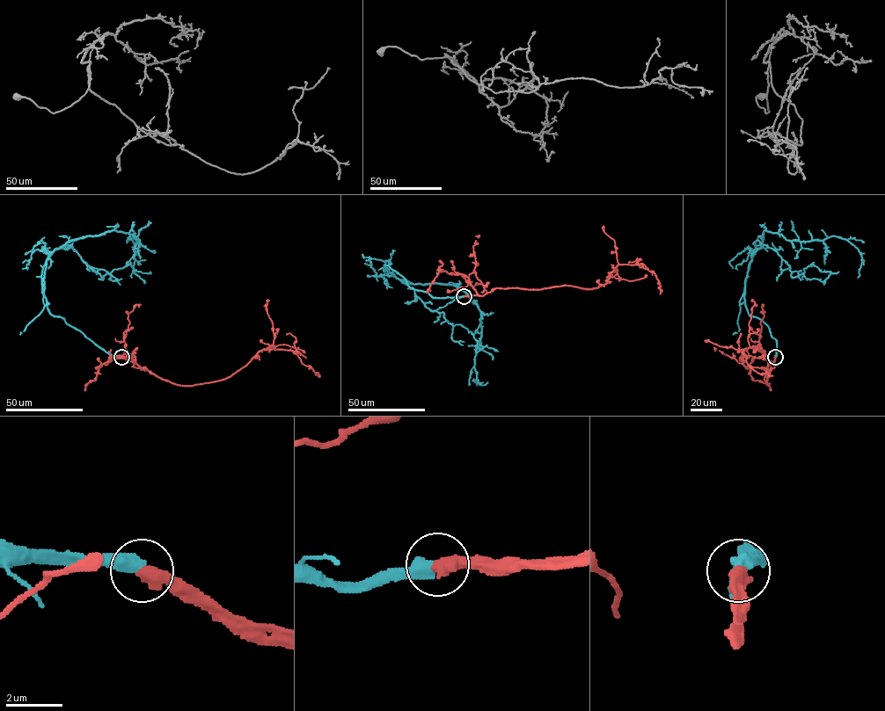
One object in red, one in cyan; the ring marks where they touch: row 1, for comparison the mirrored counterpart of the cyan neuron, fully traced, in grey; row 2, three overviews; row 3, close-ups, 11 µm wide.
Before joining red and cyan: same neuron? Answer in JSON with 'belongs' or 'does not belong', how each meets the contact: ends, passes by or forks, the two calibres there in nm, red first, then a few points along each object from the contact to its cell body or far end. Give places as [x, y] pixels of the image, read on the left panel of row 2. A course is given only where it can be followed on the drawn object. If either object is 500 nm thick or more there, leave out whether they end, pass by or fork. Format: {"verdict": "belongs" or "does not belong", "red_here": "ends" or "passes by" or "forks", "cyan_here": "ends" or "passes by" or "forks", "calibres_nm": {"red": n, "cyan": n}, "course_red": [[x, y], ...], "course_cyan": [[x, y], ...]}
{"verdict": "does not belong", "calibres_nm": {"red": 550, "cyan": 550}, "course_red": [[121, 357], [175, 384], [193, 385], [230, 377], [259, 351], [271, 347], [292, 350], [318, 375]], "course_cyan": [[121, 357], [50, 312], [46, 261], [72, 240], [120, 231], [139, 240], [133, 236], [132, 278]]}

